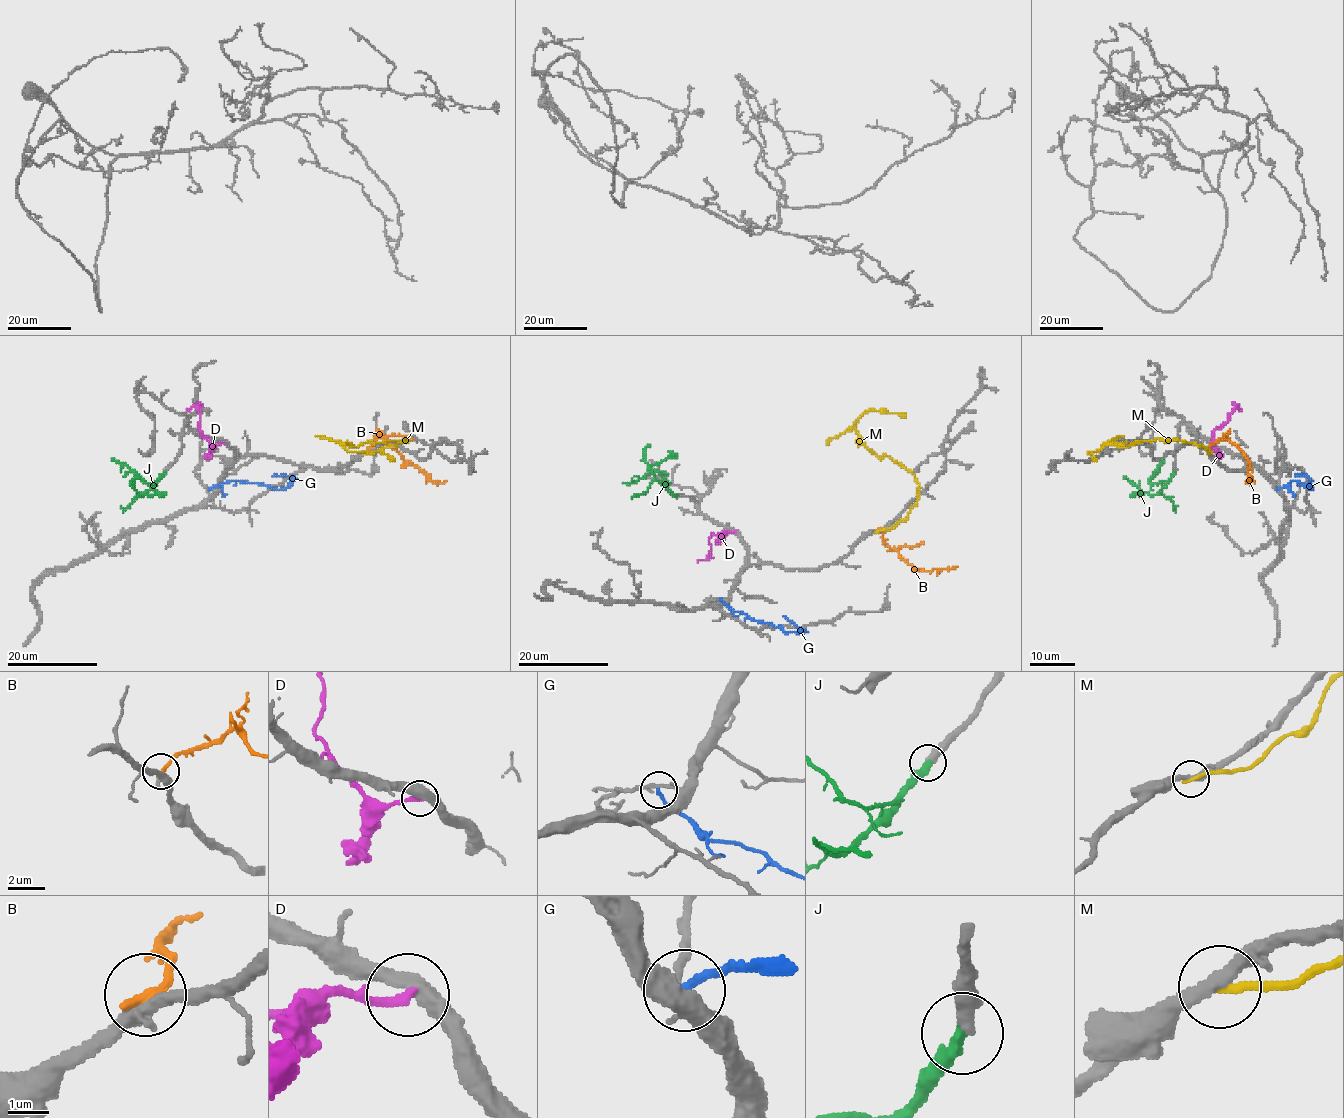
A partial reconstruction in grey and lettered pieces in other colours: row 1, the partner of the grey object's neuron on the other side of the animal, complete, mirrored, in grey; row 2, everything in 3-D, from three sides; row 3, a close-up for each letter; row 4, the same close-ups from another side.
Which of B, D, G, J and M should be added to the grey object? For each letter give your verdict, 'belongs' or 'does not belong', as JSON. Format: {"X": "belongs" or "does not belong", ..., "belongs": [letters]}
{"B": "does not belong", "D": "does not belong", "G": "does not belong", "J": "belongs", "M": "does not belong", "belongs": ["J"]}

